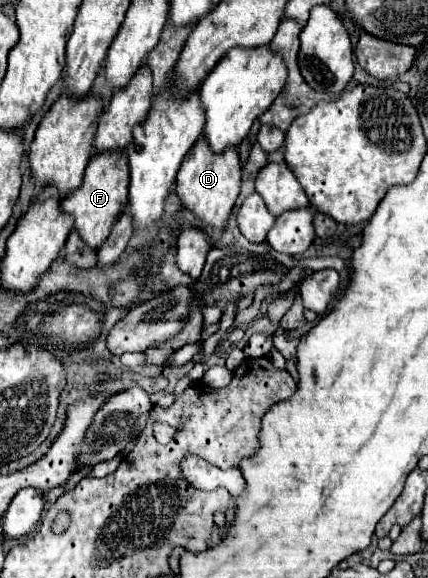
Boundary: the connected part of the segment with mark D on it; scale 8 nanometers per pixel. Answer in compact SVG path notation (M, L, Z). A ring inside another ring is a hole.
M202 135L194 143L190 155L186 155L186 159L178 169L176 191L178 191L180 203L184 207L190 207L200 221L204 221L206 225L224 229L230 217L230 211L234 207L234 201L240 193L240 181L242 181L242 163L236 147L230 147L228 151L222 151L222 153L214 153L206 137Z

